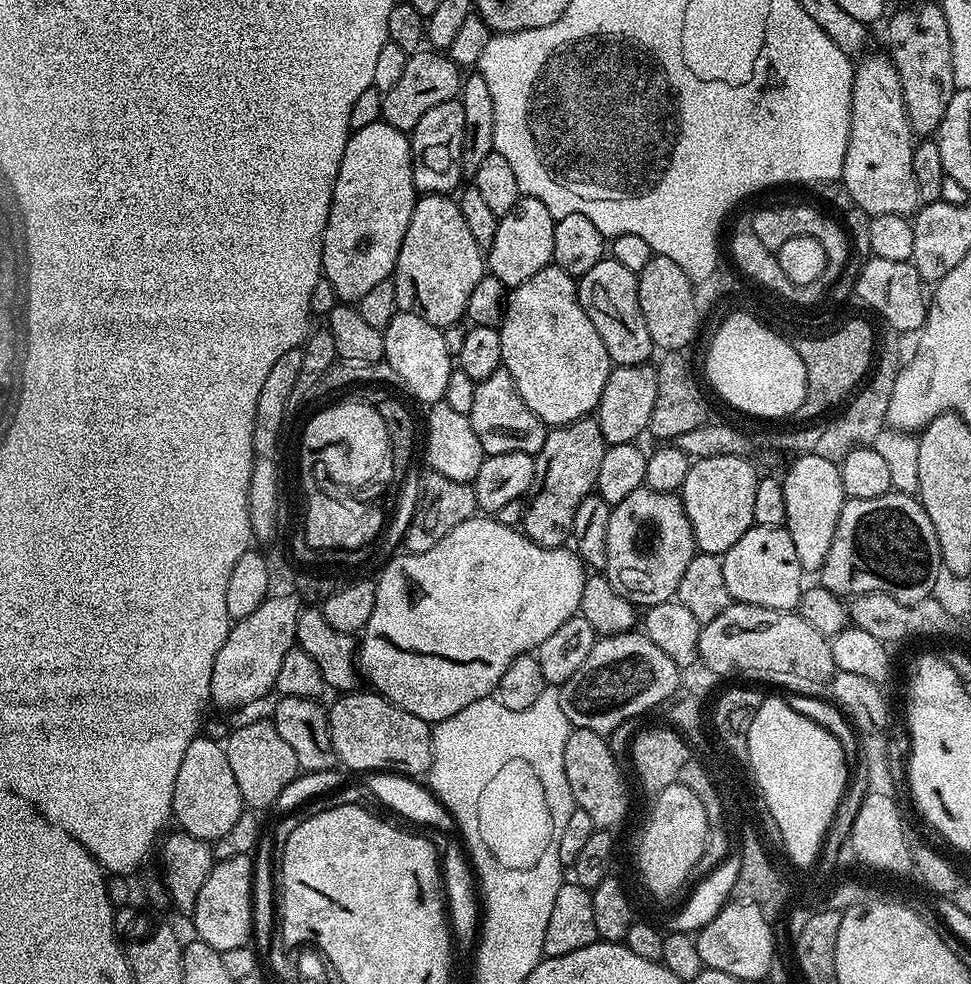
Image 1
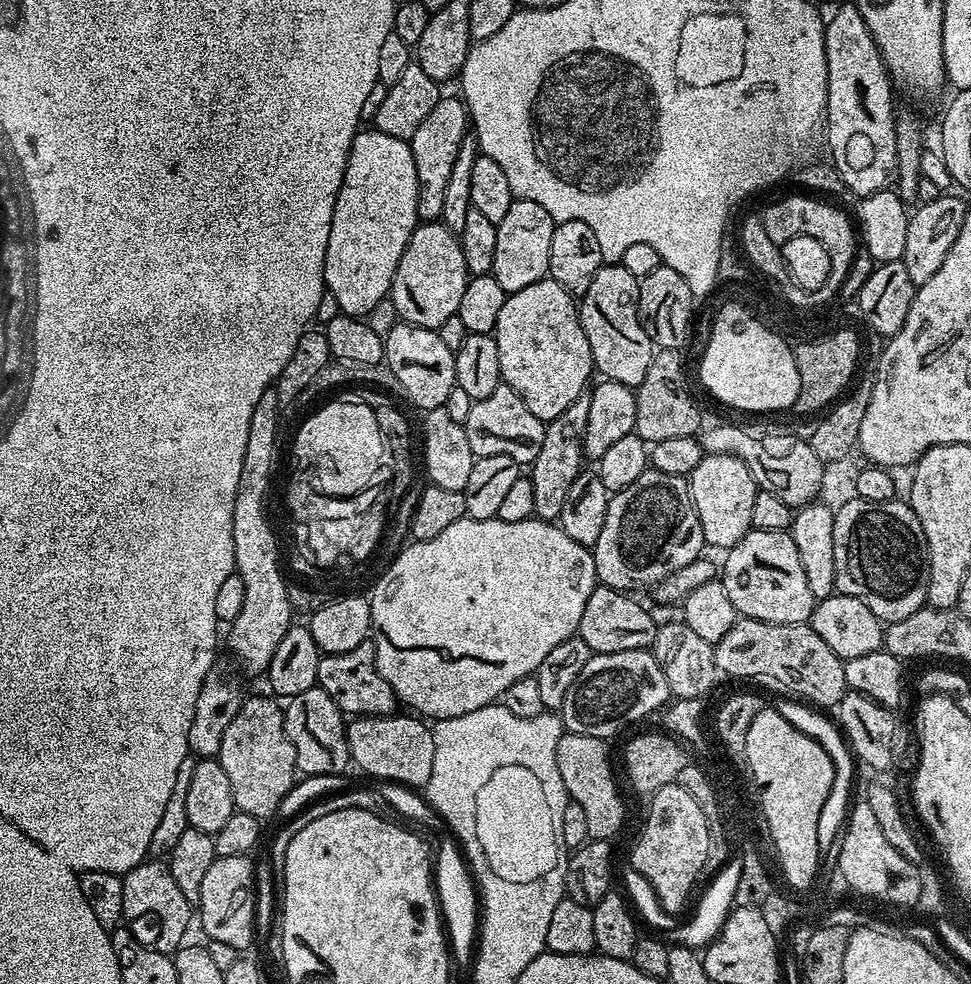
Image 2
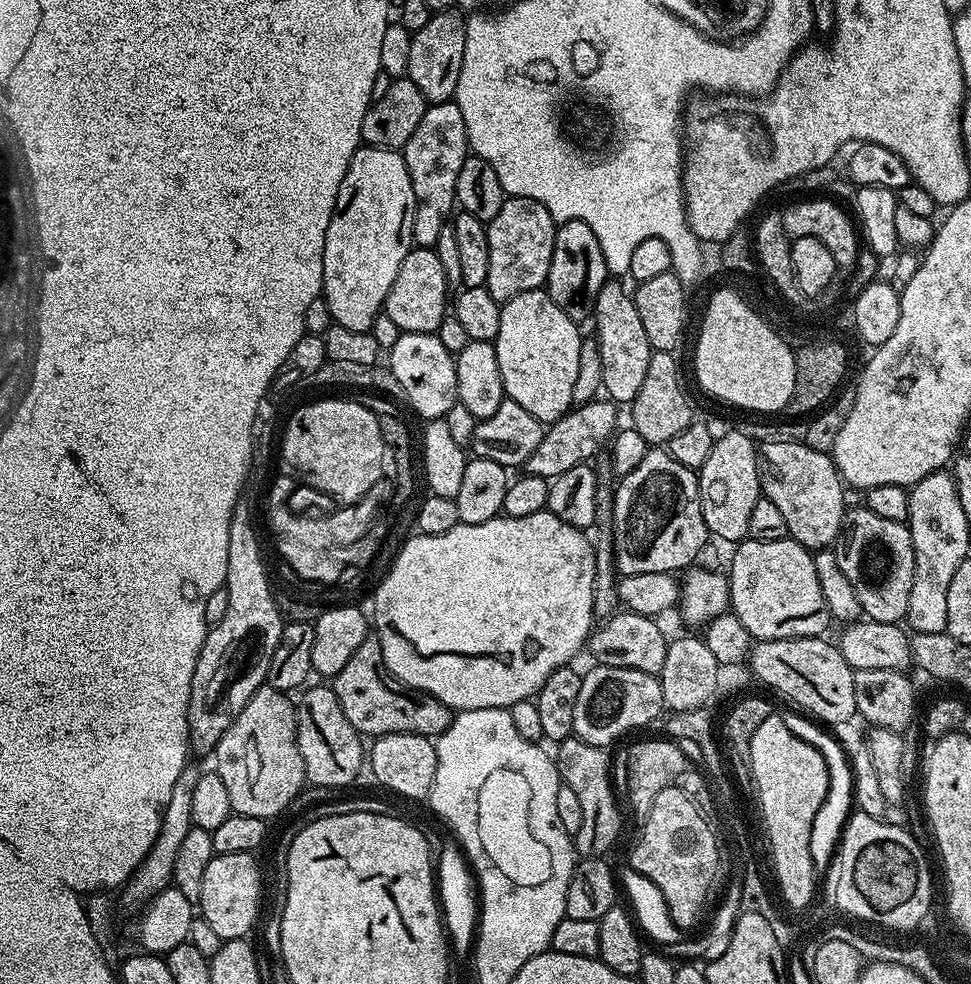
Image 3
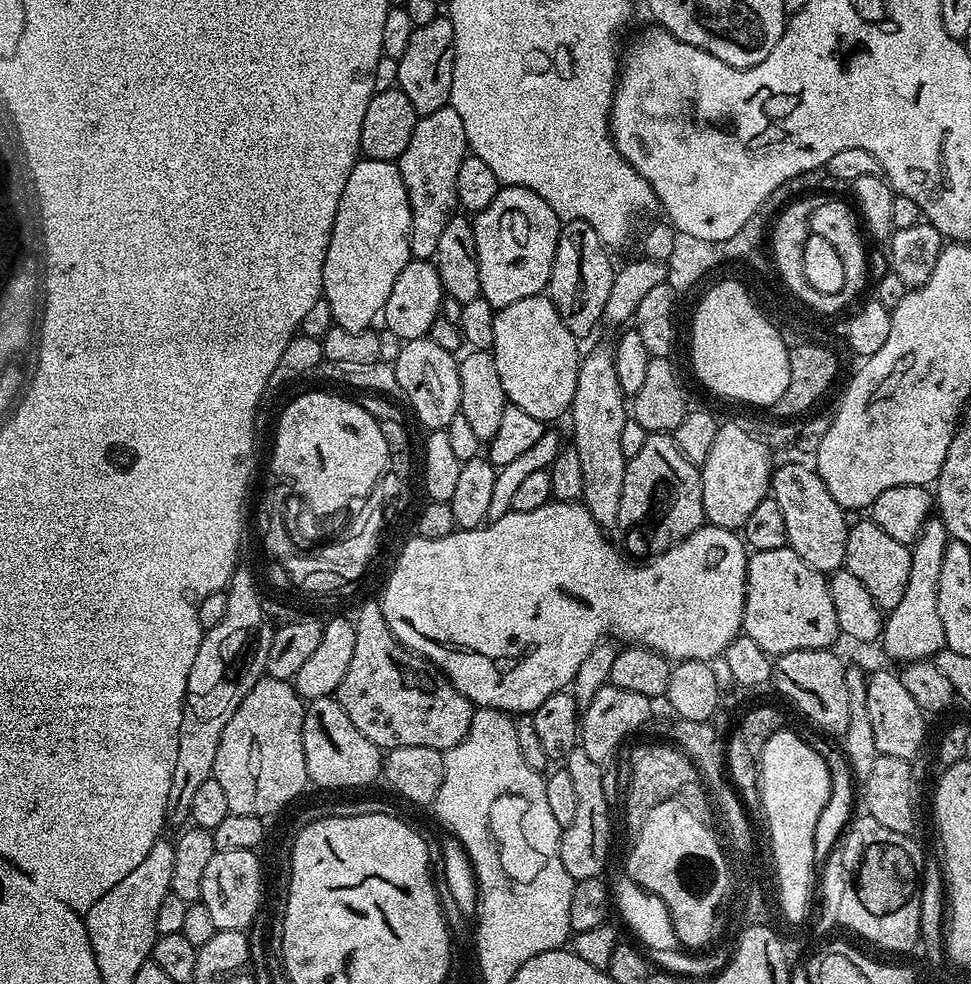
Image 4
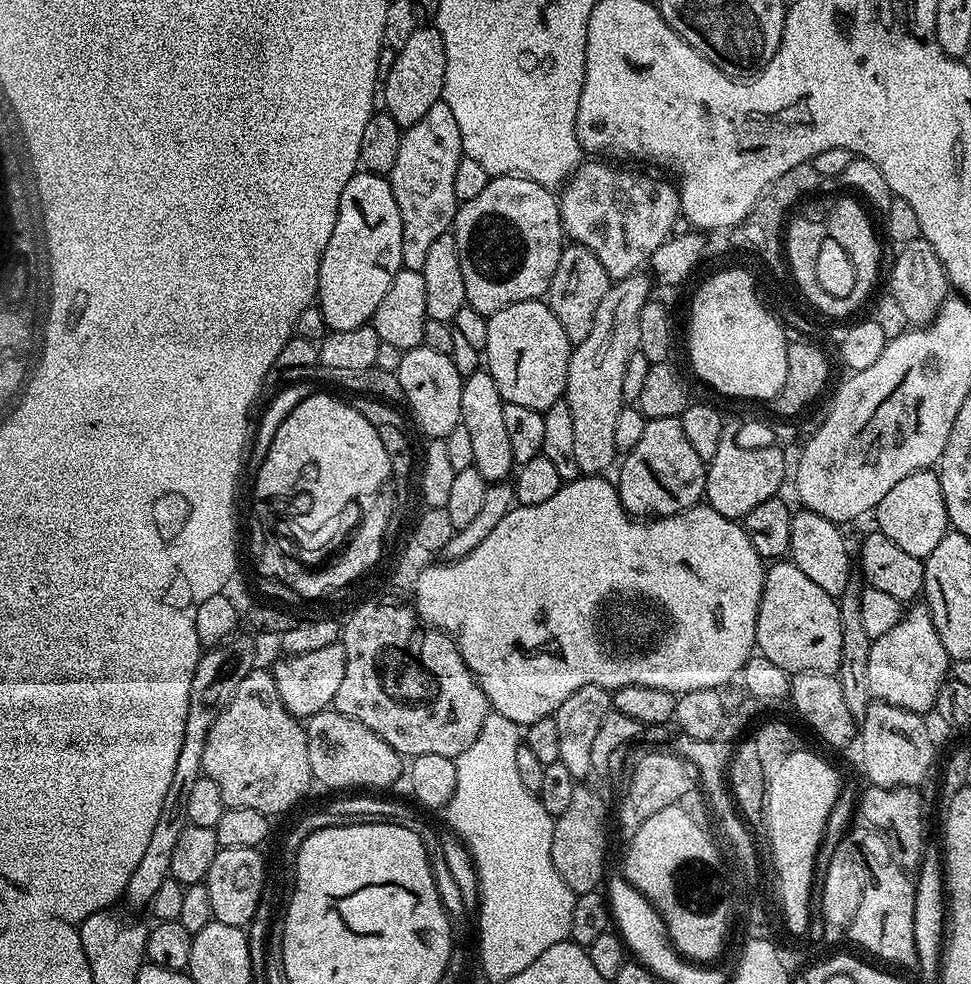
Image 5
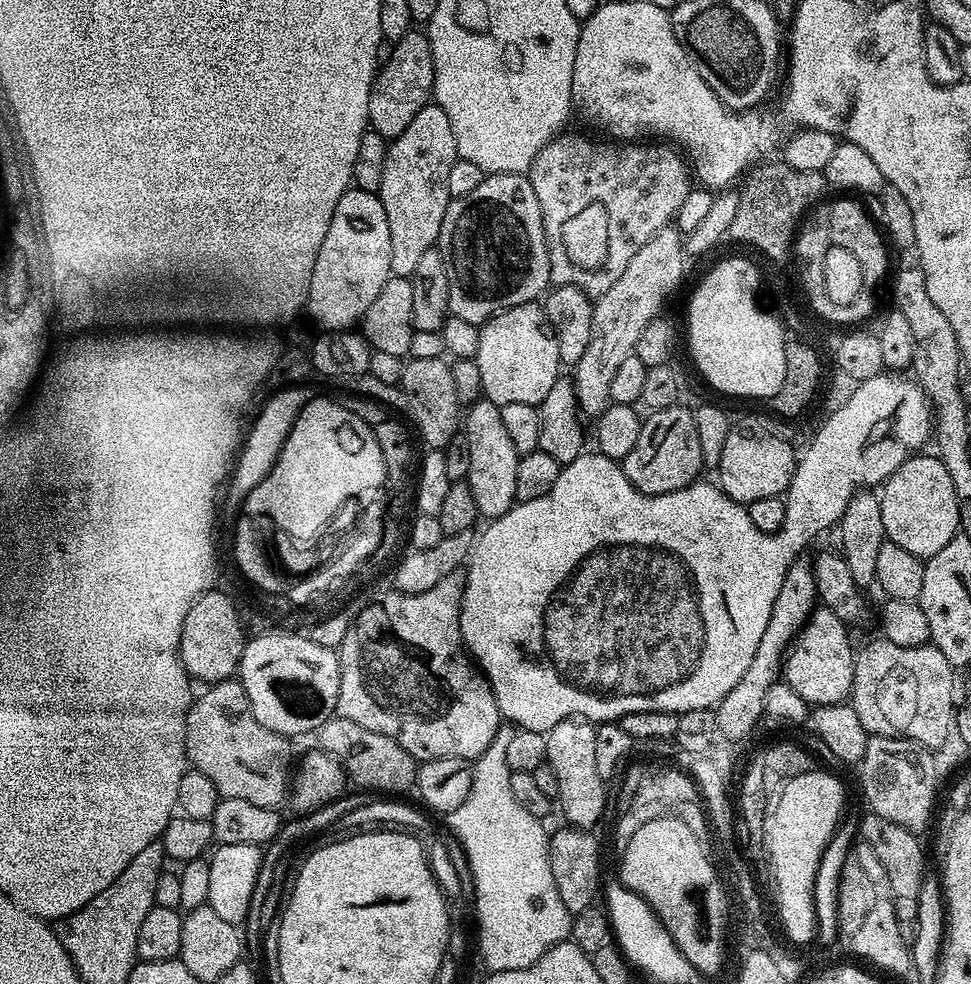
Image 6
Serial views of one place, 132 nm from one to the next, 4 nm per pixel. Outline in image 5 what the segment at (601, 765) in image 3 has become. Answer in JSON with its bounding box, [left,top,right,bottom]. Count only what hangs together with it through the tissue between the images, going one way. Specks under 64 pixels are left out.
[550,786,608,894]

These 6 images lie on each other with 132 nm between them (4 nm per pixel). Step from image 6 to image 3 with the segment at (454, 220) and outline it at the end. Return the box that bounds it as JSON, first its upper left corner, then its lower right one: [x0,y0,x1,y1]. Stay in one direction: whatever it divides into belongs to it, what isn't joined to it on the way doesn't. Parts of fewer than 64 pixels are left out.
[486,196,558,302]

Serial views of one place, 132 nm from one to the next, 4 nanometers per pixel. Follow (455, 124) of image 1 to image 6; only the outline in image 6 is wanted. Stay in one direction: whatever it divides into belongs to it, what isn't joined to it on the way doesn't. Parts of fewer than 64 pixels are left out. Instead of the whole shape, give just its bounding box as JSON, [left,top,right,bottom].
[378,102,457,276]

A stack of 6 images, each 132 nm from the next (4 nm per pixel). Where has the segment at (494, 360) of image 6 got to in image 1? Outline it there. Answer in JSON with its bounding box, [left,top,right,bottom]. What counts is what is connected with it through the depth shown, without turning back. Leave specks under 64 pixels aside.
[499,266,614,426]

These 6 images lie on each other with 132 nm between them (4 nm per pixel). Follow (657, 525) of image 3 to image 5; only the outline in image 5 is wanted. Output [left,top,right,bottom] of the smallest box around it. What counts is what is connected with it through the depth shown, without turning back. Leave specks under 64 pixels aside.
[616,416,706,518]

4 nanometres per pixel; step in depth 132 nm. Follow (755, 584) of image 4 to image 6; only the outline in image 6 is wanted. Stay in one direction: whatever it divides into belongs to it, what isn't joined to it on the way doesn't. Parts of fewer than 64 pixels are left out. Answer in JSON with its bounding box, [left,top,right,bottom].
[783,606,856,705]

